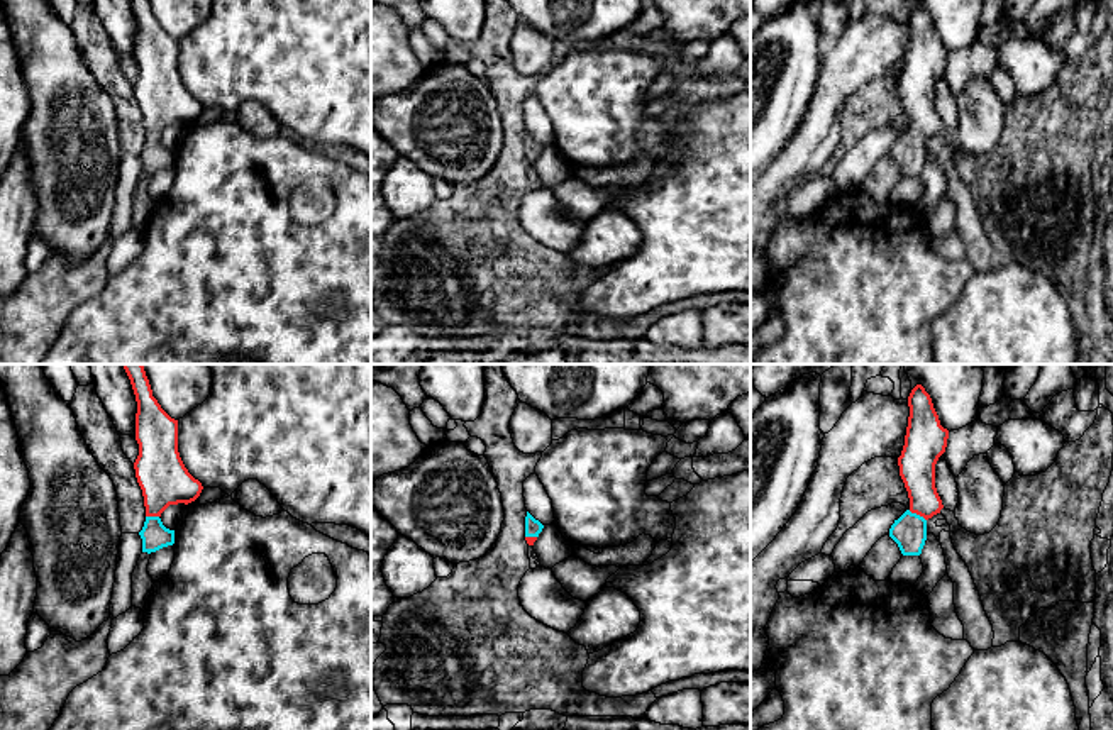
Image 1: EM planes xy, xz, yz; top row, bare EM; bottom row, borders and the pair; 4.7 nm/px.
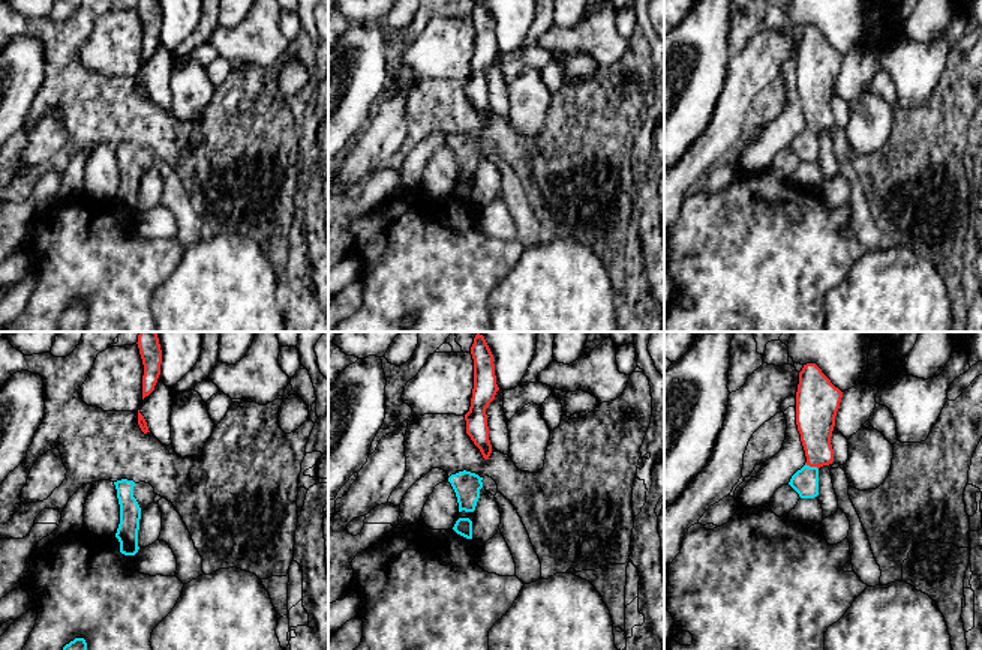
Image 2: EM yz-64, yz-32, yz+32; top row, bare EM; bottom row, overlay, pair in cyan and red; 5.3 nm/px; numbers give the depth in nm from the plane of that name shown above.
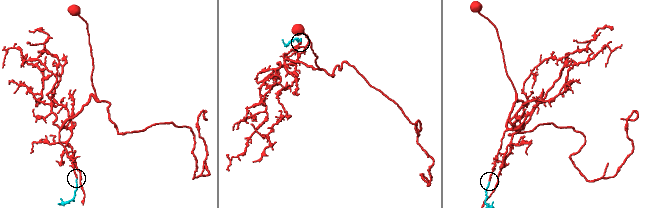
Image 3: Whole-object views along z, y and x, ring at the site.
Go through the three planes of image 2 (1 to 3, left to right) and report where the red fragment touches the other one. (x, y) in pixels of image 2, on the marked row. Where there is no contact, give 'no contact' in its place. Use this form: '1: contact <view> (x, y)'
1: no contact
2: no contact
3: contact yz+32 (811, 467)

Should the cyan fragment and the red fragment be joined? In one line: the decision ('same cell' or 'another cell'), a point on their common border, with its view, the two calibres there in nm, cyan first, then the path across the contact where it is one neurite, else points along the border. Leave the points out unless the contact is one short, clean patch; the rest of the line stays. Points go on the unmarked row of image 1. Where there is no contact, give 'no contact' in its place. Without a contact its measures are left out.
same cell; contact yz (915, 134); calibres 160 and 180 nm; way yz (910, 151), (915, 134), (917, 83)

